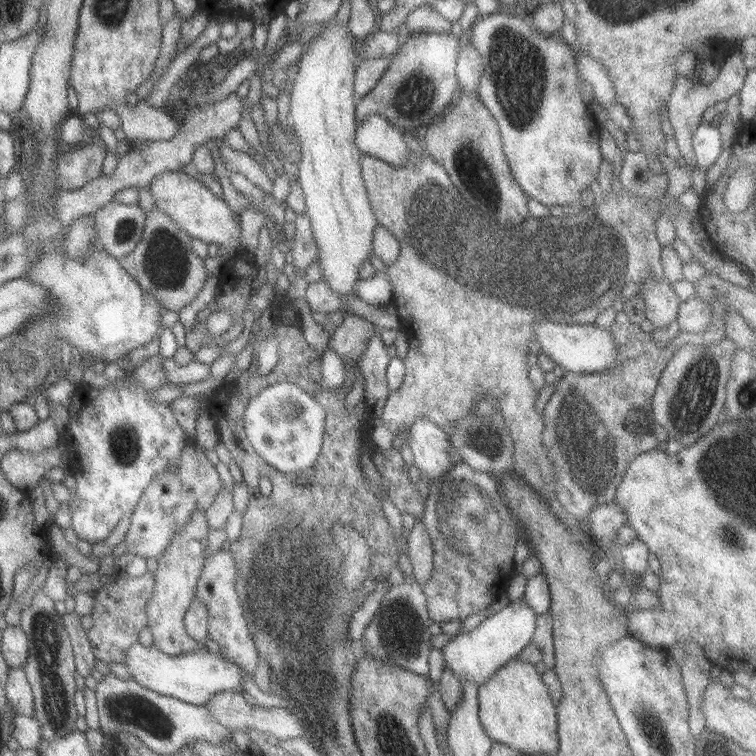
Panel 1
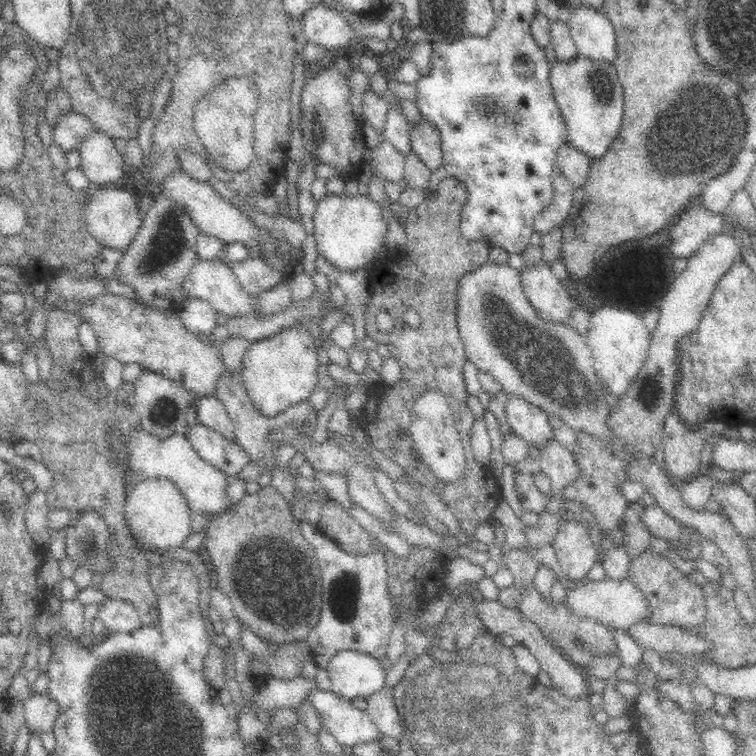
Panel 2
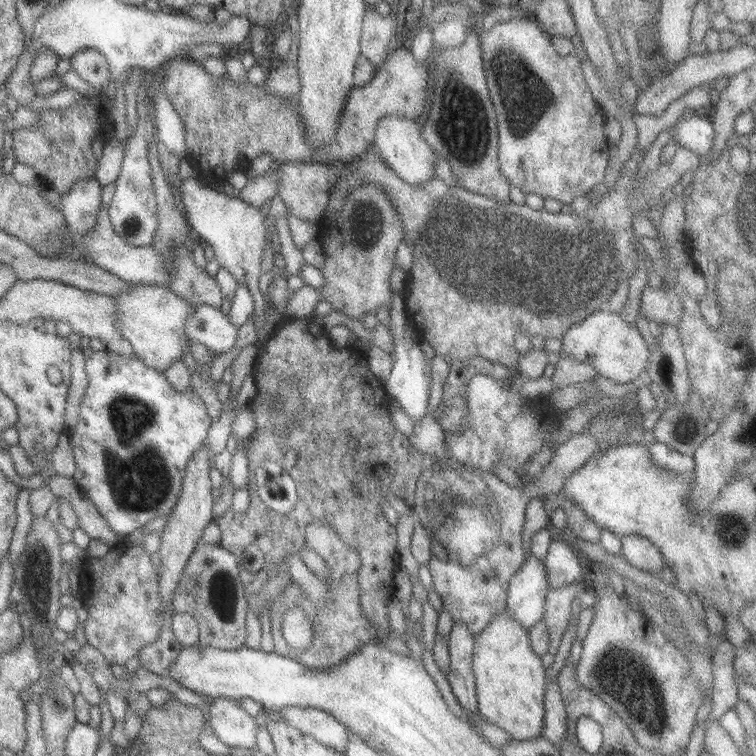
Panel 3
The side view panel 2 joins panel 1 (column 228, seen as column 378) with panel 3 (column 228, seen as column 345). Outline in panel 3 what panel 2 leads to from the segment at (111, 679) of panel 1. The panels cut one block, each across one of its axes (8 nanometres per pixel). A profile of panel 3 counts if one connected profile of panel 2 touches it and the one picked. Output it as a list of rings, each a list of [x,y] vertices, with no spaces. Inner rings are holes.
[[[215,697],[211,699],[209,708],[209,727],[222,744],[229,749],[254,749],[258,726],[253,717],[243,711],[239,701]]]

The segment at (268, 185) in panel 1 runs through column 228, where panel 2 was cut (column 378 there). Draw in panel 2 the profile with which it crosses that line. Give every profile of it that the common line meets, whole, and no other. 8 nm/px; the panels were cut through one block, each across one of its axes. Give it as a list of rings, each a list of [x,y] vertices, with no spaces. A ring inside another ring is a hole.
[[[384,140],[380,145],[373,149],[365,148],[363,158],[370,166],[375,166],[380,172],[381,178],[395,184],[404,180],[403,170],[405,158],[398,153],[388,141]]]

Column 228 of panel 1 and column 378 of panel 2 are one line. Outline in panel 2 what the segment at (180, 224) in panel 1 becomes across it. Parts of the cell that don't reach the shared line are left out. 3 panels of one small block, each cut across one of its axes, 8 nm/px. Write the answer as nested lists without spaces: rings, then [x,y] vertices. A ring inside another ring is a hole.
[[[326,195],[316,201],[313,213],[313,236],[319,259],[340,272],[351,273],[372,265],[384,253],[386,219],[372,199],[364,195]]]

